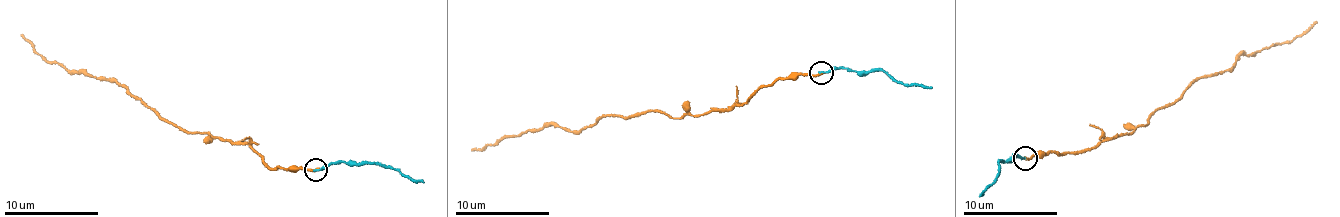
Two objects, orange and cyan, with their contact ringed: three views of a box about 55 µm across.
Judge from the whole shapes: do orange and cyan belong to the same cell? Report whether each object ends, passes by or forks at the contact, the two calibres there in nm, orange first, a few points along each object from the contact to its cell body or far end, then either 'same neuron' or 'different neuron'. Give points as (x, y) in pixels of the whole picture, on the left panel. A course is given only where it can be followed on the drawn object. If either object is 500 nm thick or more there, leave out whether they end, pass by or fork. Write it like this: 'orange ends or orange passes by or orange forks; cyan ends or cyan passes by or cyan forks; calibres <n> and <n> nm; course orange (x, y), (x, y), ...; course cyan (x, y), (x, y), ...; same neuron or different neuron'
orange ends; cyan ends; calibres 220 and 170 nm; course orange (316, 169), (270, 168), (247, 144), (176, 128), (109, 78), (47, 62), (21, 34); course cyan (316, 170), (340, 161), (367, 162), (387, 167), (412, 180), (423, 179); same neuron

